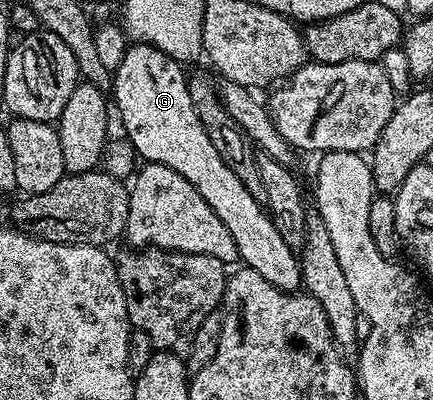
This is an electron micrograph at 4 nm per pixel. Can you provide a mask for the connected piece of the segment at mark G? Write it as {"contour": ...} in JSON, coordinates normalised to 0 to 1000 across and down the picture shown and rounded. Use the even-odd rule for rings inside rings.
{"contour":[[[307,105],[261,185],[254,248],[266,285],[268,278],[277,285],[284,335],[316,390],[344,408],[402,423],[402,433],[430,443],[430,453],[467,483],[476,513],[494,523],[503,553],[531,573],[552,655],[614,693],[624,713],[654,728],[691,730],[697,700],[686,630],[661,613],[612,510],[577,493],[568,463],[559,463],[522,403],[503,393],[503,373],[494,373],[485,343],[476,343],[476,323],[467,323],[467,303],[457,303],[457,283],[439,253],[427,170],[363,118]]]}

